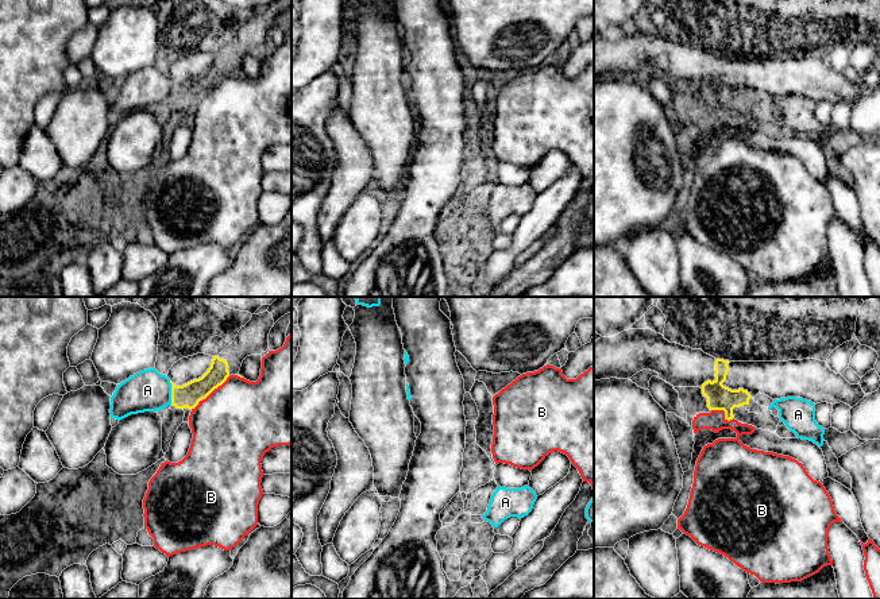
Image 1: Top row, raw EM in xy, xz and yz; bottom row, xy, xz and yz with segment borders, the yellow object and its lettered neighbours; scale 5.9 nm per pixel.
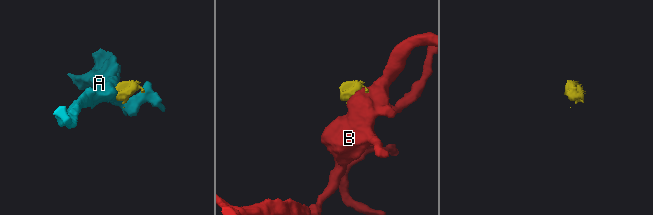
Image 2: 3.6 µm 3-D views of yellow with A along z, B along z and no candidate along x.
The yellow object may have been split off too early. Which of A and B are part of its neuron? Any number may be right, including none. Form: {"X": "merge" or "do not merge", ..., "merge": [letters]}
{"A": "do not merge", "B": "do not merge", "merge": []}

